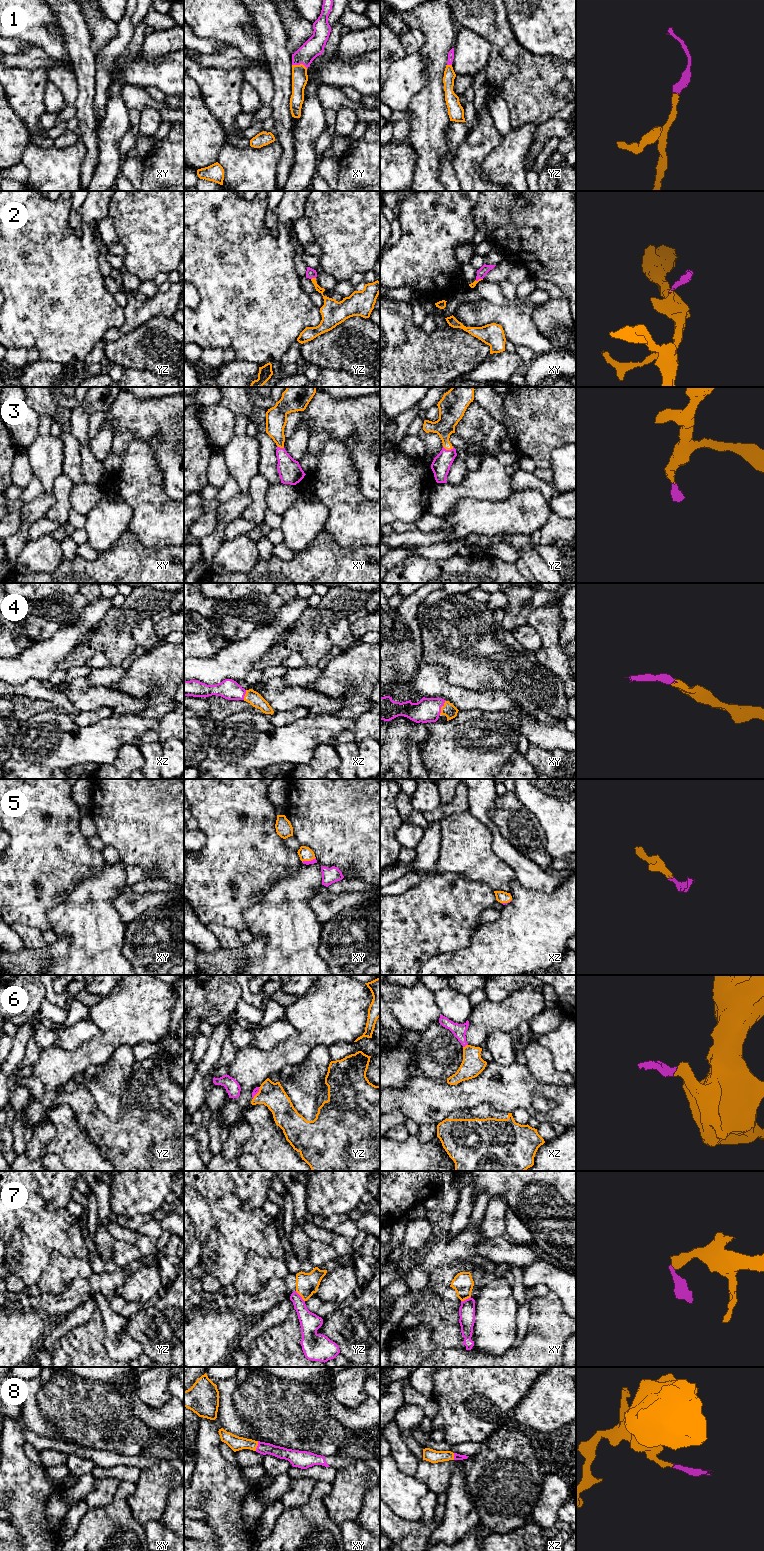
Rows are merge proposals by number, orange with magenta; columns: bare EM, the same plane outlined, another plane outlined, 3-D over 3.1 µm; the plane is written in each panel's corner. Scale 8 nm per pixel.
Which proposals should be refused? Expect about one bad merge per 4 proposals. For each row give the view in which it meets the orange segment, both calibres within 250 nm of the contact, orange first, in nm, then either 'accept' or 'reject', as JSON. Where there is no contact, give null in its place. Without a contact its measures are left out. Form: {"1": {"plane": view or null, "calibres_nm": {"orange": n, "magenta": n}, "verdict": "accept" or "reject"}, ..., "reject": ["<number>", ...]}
{"1": {"plane": "xy", "calibres_nm": {"orange": 130, "magenta": 160}, "verdict": "accept"}, "2": {"plane": "yz", "calibres_nm": {"orange": 100, "magenta": 80}, "verdict": "accept"}, "3": {"plane": "yz", "calibres_nm": {"orange": 160, "magenta": 150}, "verdict": "accept"}, "4": {"plane": "xy", "calibres_nm": {"orange": 110, "magenta": 190}, "verdict": "accept"}, "5": {"plane": "xy", "calibres_nm": {"orange": 110, "magenta": 40}, "verdict": "accept"}, "6": {"plane": "xz", "calibres_nm": {"orange": 180, "magenta": 110}, "verdict": "accept"}, "7": {"plane": "yz", "calibres_nm": {"orange": 180, "magenta": 160}, "verdict": "reject"}, "8": {"plane": "xy", "calibres_nm": {"orange": 120, "magenta": 100}, "verdict": "accept"}, "reject": ["7"]}

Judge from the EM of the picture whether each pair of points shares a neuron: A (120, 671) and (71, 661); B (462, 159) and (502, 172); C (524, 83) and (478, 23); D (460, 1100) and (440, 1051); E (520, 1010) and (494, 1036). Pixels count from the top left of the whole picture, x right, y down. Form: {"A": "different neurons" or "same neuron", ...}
{"A": "different neurons", "B": "different neurons", "C": "same neuron", "D": "different neurons", "E": "different neurons"}

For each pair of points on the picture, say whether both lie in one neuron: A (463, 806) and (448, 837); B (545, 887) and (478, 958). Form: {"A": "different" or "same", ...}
{"A": "different", "B": "different"}

